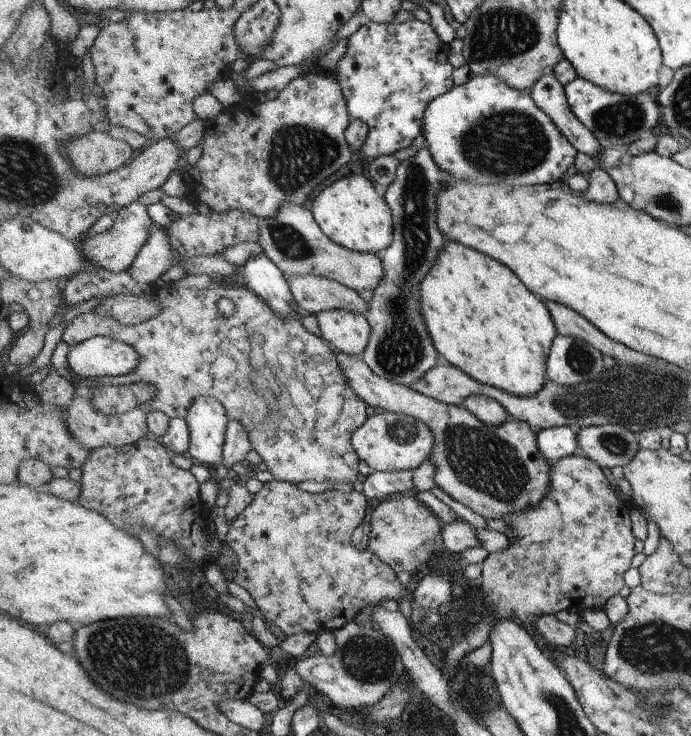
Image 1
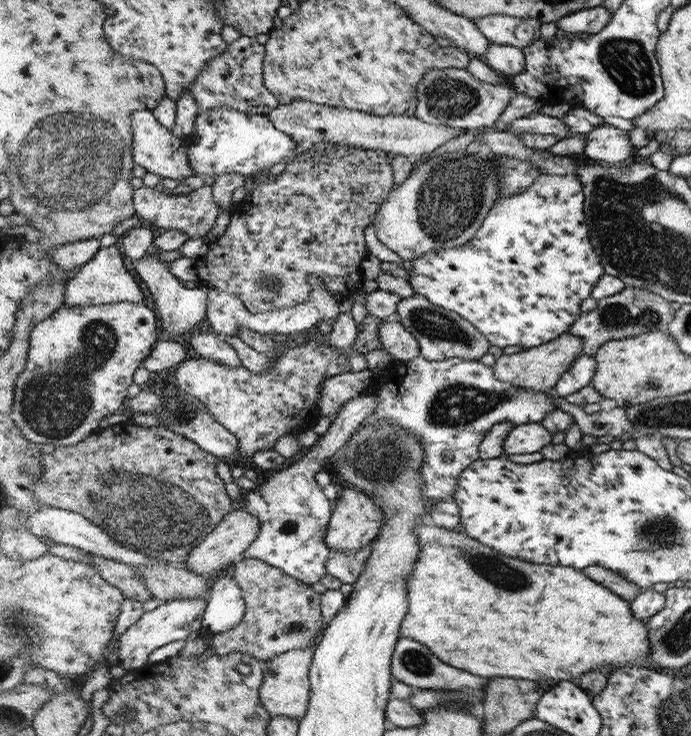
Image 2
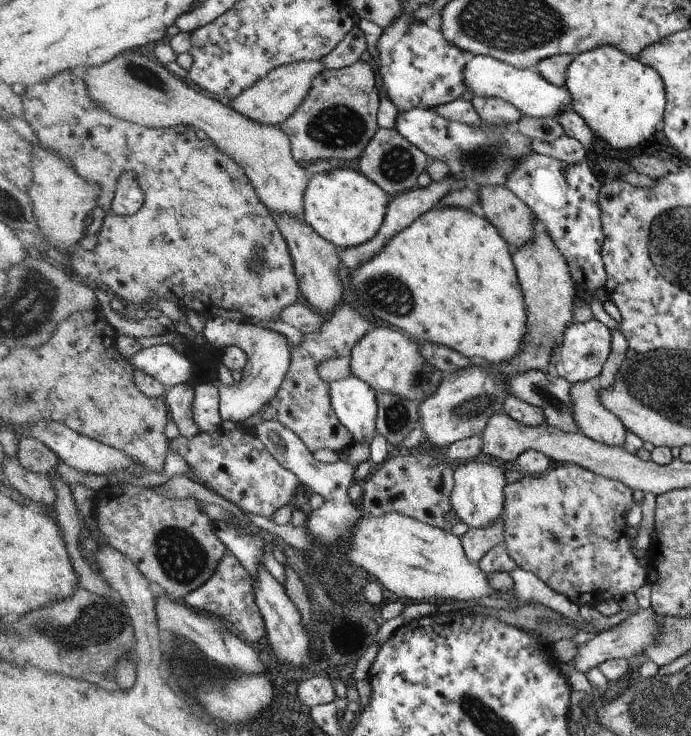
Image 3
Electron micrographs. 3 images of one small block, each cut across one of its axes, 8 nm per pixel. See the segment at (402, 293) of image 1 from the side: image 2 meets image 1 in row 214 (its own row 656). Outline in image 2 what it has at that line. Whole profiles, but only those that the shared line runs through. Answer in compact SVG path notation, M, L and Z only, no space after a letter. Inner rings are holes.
M399 638L399 643L396 644L395 656L392 659L392 674L394 674L396 680L416 689L467 690L477 693L482 692L491 679L475 676L470 672L455 668L454 665L448 665L445 661L441 661L426 645L408 638Z

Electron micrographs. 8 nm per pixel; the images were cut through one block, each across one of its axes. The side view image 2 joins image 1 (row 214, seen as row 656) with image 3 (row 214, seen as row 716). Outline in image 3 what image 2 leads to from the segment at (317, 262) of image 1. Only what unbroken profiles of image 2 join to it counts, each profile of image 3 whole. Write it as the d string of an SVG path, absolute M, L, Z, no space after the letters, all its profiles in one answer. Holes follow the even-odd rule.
M137 50L101 67L90 67L90 76L84 77L84 84L97 106L128 121L145 127L185 126L204 130L218 149L242 167L272 216L286 213L304 221L303 194L310 177L295 159L291 138L280 125L265 125L240 114L230 105L186 84L155 56Z

